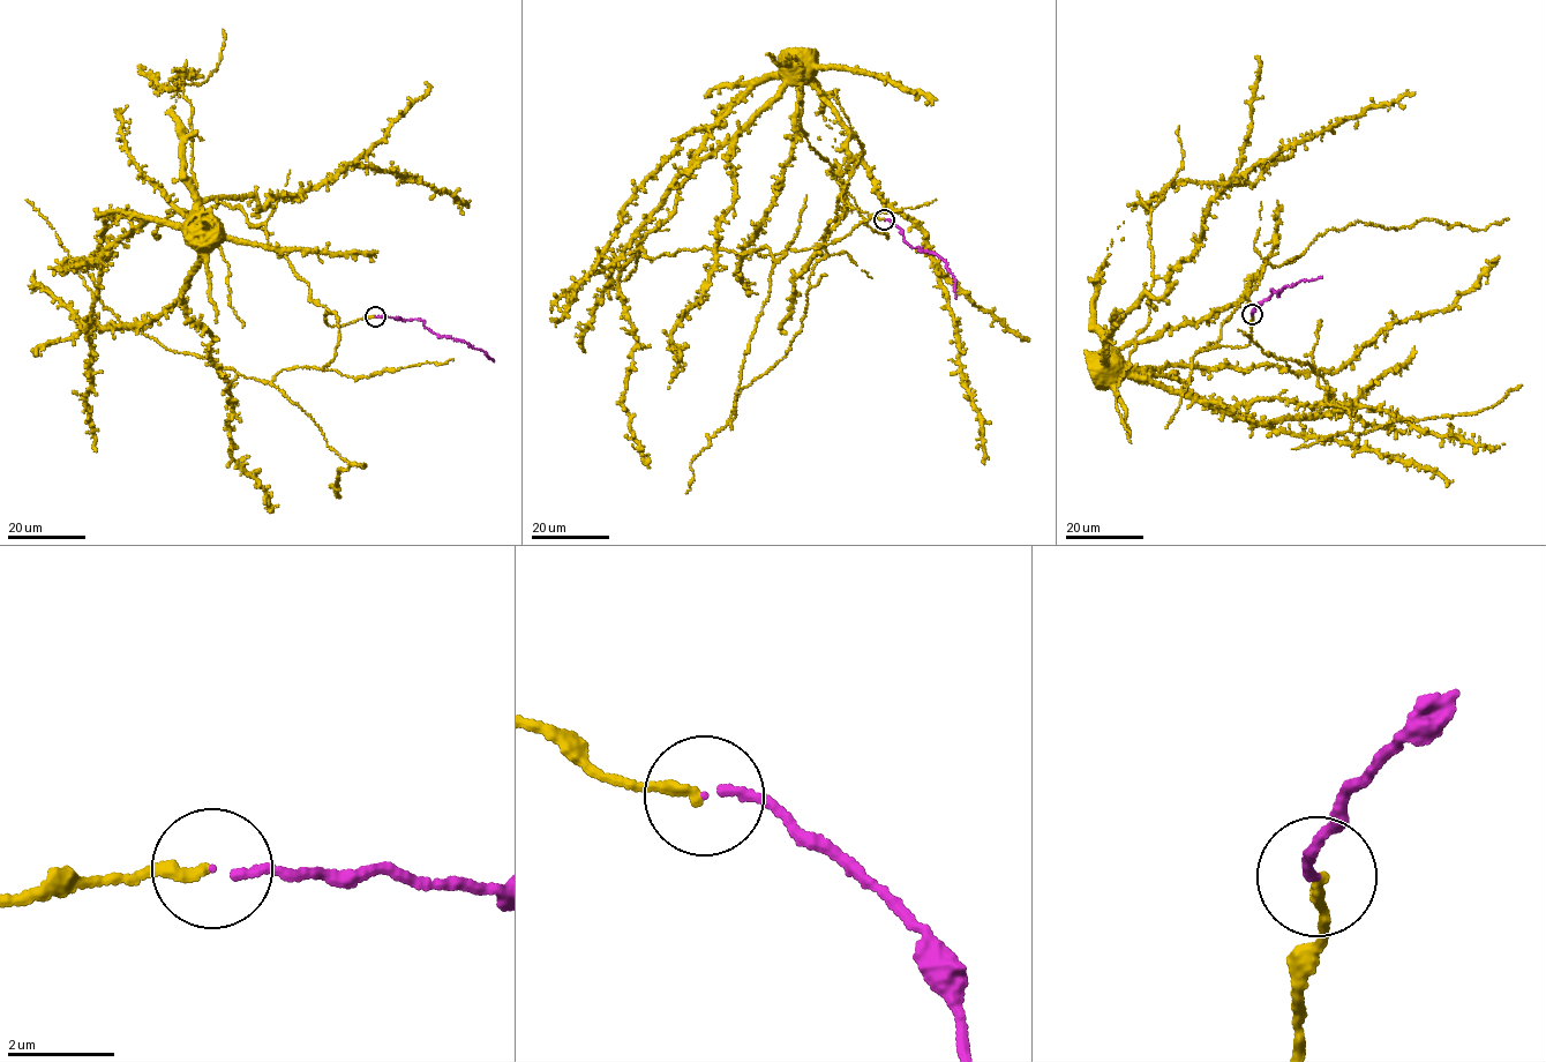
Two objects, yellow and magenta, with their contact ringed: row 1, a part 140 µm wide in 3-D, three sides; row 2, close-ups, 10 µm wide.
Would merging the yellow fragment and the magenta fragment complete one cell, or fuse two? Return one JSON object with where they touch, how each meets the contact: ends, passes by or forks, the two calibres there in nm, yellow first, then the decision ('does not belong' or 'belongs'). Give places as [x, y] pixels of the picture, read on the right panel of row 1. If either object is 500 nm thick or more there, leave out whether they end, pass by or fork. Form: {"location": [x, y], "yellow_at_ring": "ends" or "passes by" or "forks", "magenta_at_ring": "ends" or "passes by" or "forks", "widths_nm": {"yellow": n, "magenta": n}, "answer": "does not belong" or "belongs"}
{"location": [1252, 314], "yellow_at_ring": "ends", "magenta_at_ring": "ends", "widths_nm": {"yellow": 200, "magenta": 110}, "answer": "belongs"}

